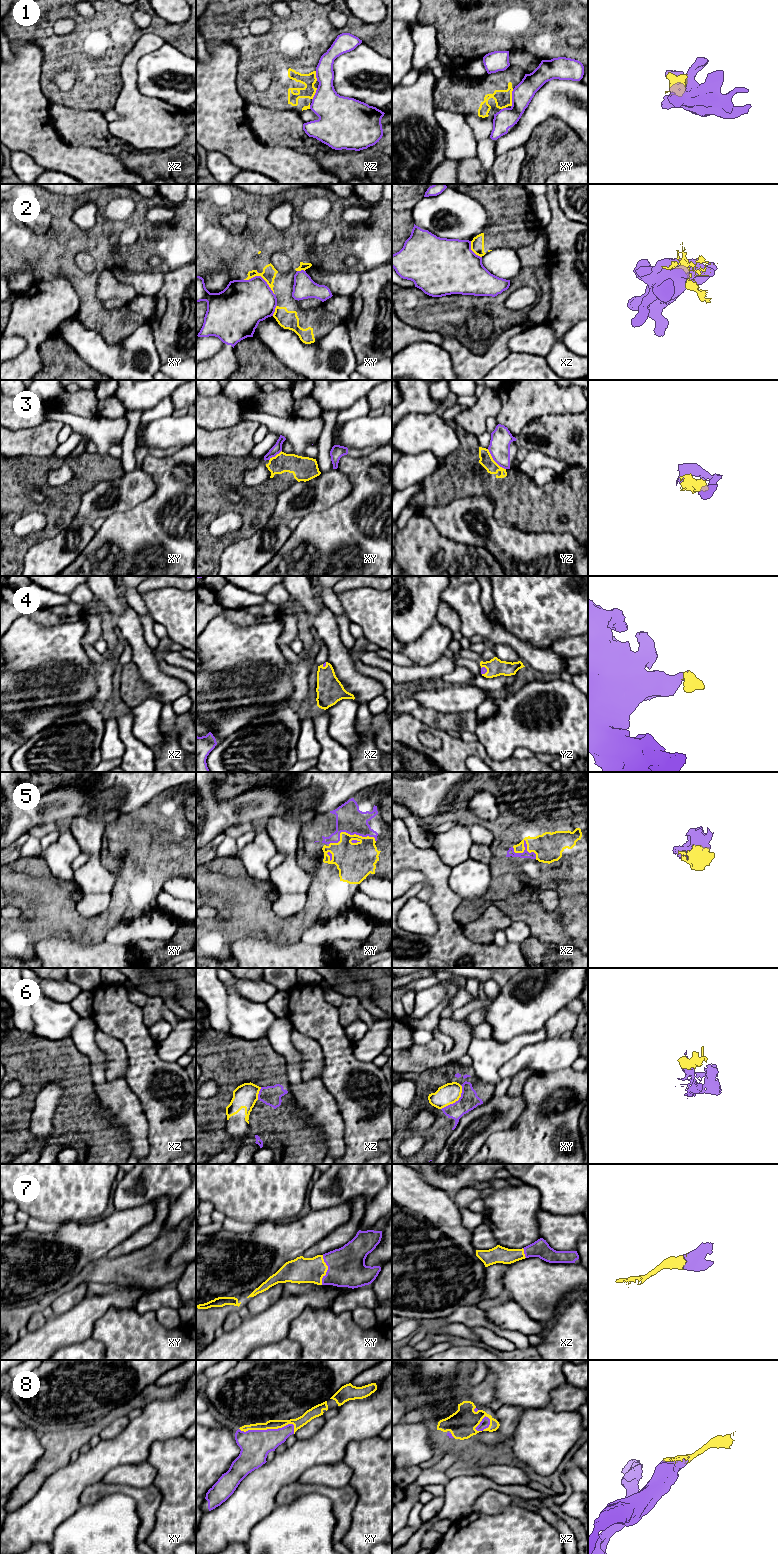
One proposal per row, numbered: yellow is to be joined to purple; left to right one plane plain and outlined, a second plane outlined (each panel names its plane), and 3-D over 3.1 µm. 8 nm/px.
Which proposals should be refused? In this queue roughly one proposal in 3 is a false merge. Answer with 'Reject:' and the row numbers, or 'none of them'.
Reject: 1, 2, 3, 6

